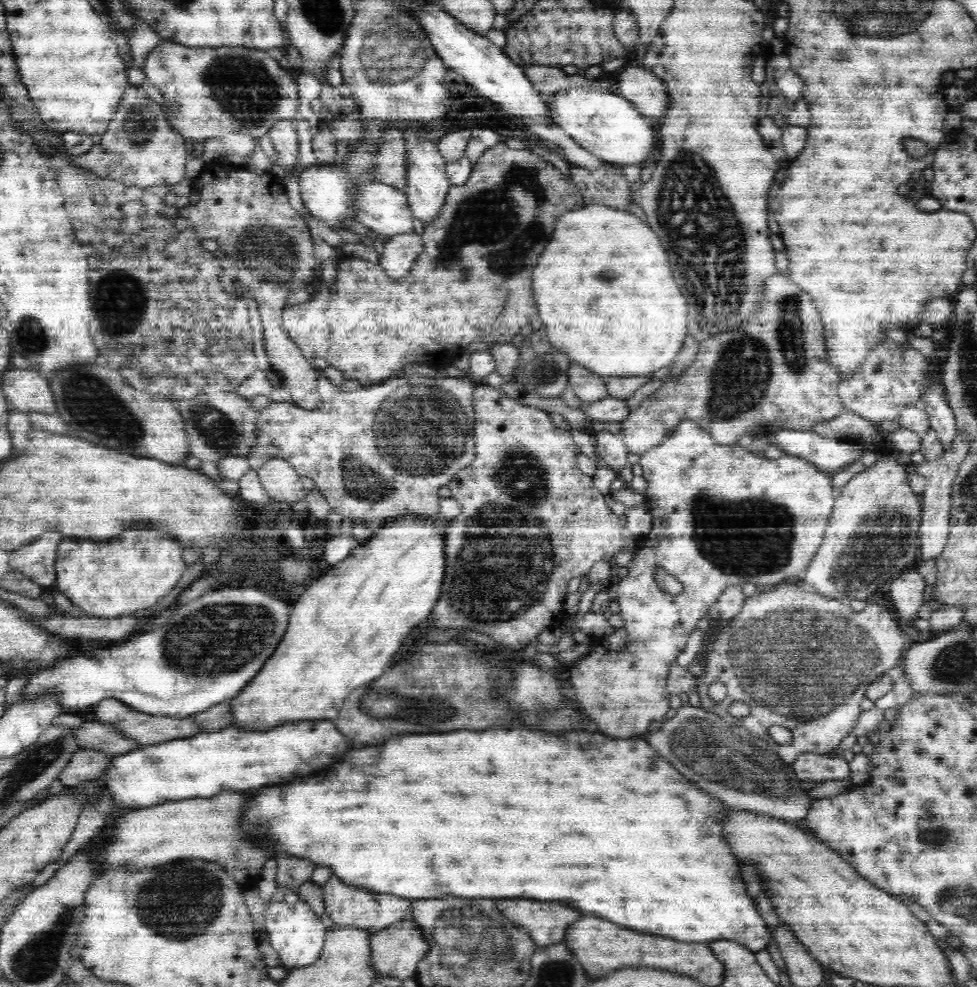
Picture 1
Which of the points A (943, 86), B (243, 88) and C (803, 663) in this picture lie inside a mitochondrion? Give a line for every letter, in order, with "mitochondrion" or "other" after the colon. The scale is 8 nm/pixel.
A: other
B: mitochondrion
C: mitochondrion

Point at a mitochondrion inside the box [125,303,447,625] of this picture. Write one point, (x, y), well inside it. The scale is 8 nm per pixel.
(222, 434)

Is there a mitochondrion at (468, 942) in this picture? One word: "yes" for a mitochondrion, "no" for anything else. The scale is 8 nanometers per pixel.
yes

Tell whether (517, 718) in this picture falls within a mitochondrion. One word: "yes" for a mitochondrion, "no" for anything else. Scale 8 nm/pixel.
no

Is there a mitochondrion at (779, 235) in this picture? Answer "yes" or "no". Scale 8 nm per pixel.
no

